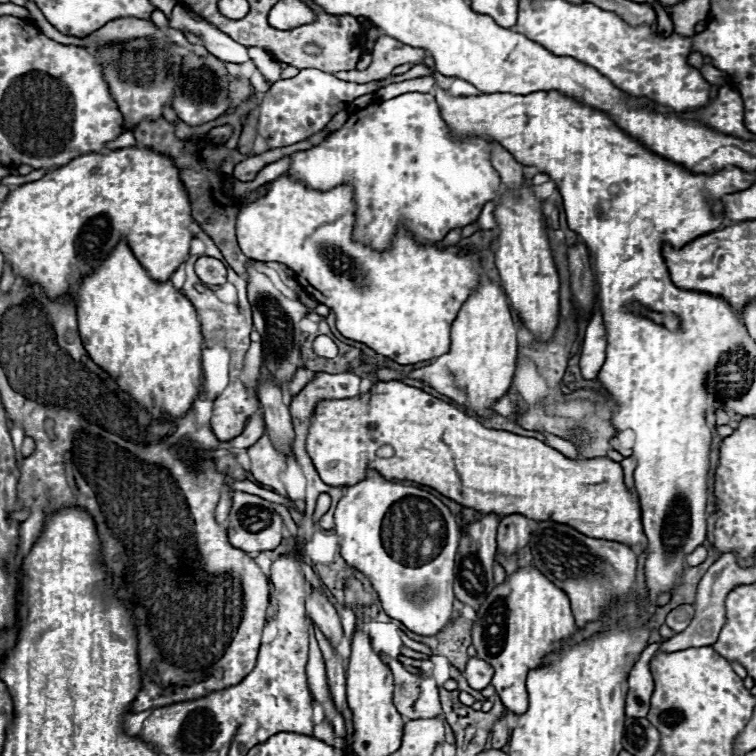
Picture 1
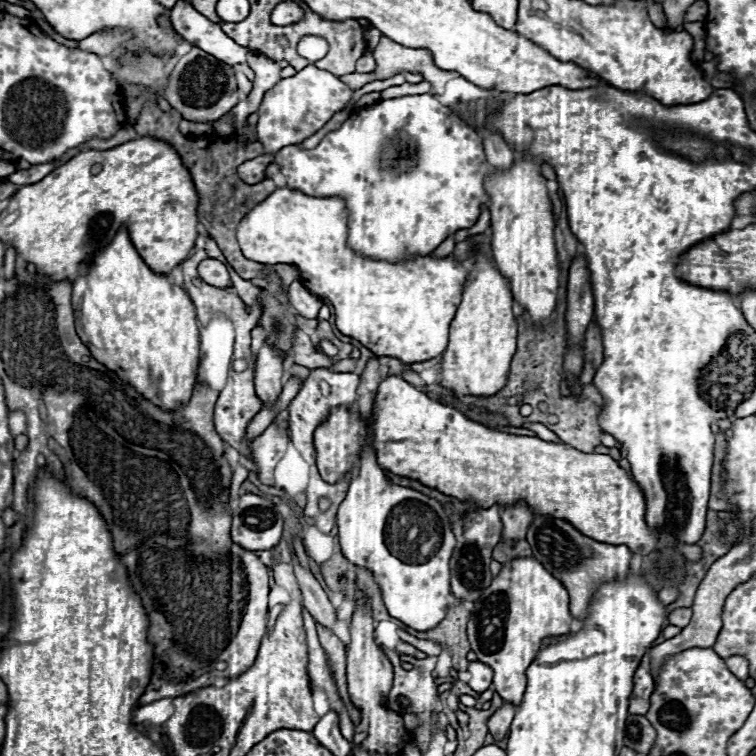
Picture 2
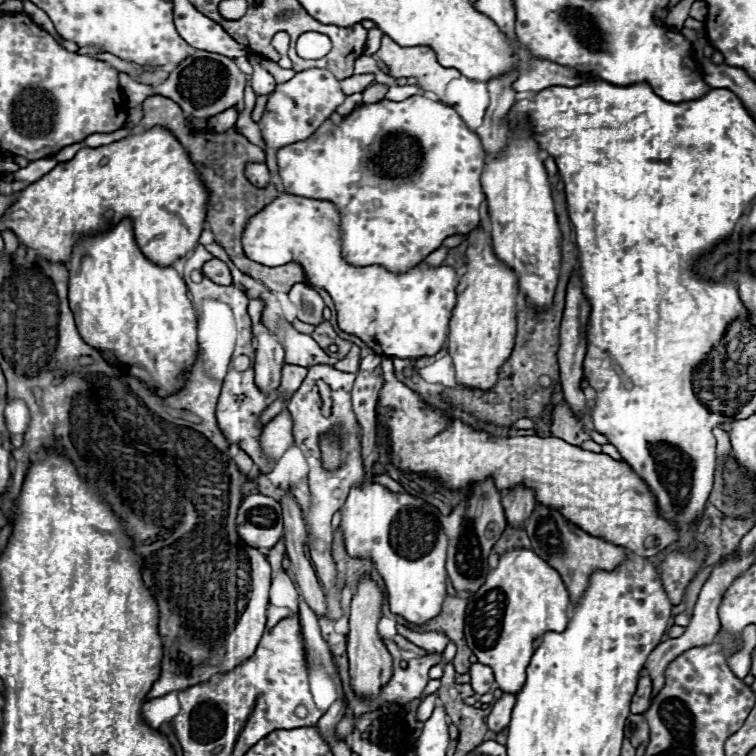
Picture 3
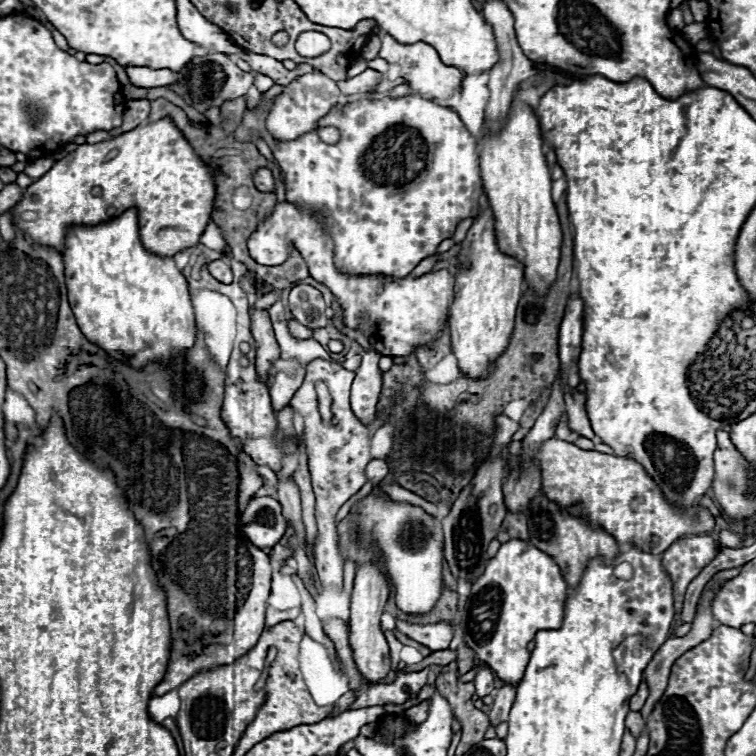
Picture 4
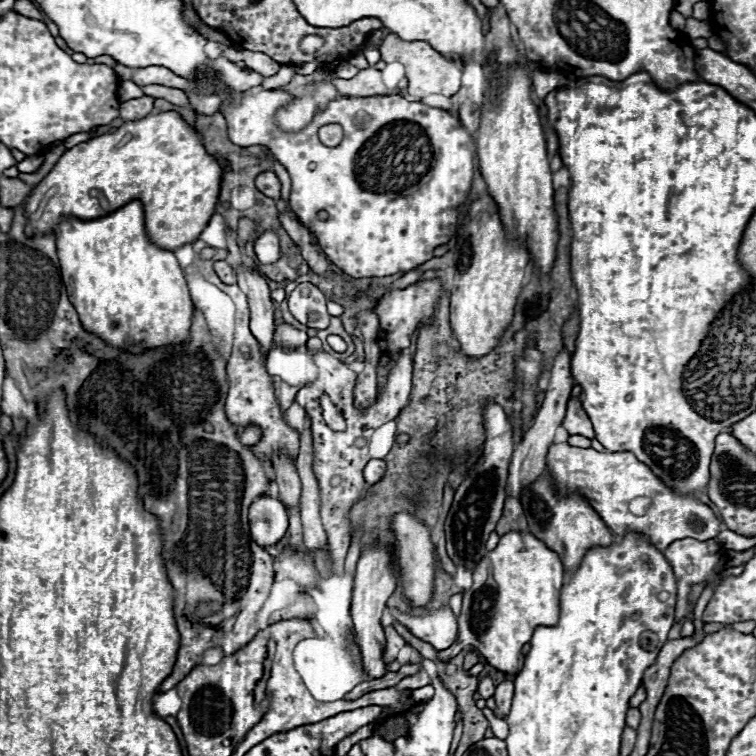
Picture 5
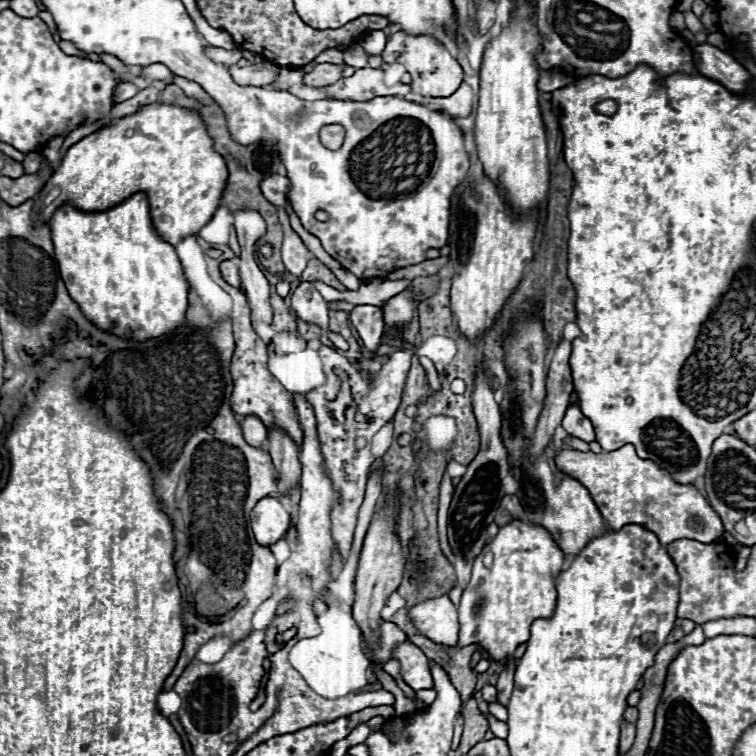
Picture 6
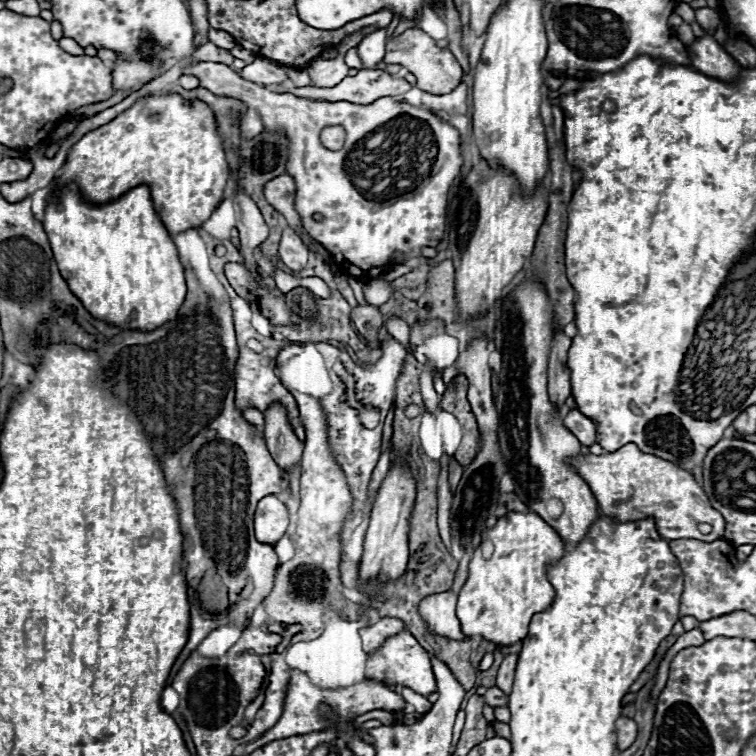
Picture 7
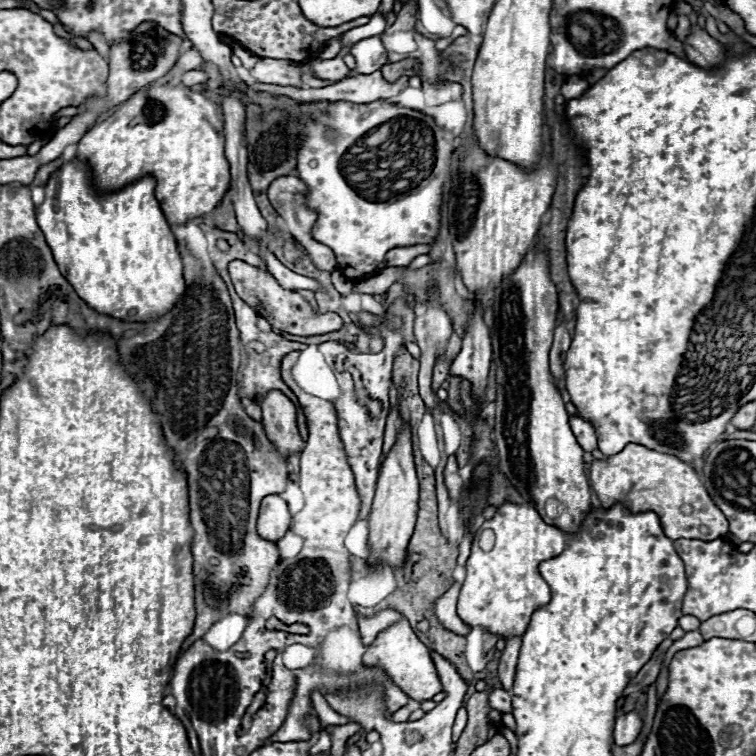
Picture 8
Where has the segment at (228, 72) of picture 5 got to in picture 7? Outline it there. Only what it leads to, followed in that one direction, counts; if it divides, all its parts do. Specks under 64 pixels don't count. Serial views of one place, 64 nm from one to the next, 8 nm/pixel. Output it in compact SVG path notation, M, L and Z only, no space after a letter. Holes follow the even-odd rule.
M256 58L252 64L244 66L240 76L244 80L264 84L264 86L282 84L284 80L288 80L288 66L278 64L274 60L266 60L266 58Z

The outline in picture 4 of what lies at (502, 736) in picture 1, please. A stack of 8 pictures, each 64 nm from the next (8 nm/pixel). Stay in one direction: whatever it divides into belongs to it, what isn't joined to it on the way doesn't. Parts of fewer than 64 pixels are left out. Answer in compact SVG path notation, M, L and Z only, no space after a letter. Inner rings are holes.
M506 684L506 686L502 686L502 688L496 690L496 698L494 698L492 710L490 710L490 714L488 714L492 726L496 726L496 724L508 720L508 712L510 712L510 708L512 708L514 698L516 698L516 688L510 686L510 684Z

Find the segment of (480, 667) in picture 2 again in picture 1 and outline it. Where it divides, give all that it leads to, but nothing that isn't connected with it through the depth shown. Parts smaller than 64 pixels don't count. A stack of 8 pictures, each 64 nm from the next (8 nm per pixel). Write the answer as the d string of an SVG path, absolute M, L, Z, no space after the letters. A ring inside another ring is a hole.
M470 658L466 664L466 678L474 690L484 690L486 686L490 686L492 674L494 674L494 668L480 658Z

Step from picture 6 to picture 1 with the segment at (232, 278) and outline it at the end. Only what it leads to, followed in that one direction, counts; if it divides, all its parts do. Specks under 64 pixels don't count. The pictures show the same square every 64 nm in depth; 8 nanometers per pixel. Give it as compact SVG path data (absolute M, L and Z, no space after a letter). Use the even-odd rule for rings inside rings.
M200 256L194 264L194 270L198 274L198 278L204 282L204 284L210 284L210 286L222 286L226 284L226 266L216 260L216 258L210 258L210 256Z

